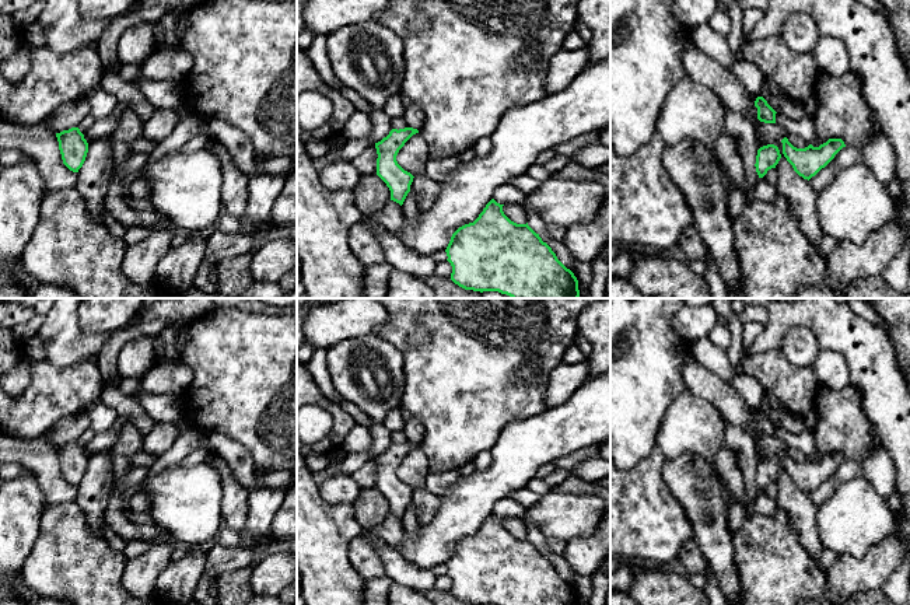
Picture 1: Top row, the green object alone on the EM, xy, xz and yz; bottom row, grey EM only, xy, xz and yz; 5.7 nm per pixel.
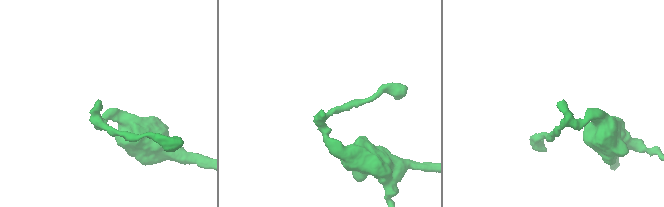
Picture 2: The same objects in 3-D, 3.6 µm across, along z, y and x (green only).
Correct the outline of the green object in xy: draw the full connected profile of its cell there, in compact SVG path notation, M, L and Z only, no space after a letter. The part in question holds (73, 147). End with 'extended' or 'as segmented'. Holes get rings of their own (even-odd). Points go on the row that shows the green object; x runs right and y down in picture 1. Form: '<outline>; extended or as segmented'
M71 127L56 133L59 141L59 150L62 154L63 164L73 172L78 172L83 167L87 153L88 143L78 127Z; as segmented

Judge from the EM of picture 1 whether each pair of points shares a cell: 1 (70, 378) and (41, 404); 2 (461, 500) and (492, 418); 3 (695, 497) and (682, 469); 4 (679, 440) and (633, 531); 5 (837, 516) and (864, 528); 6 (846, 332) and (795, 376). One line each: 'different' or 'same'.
1: same
2: different
3: same
4: same
5: same
6: different

